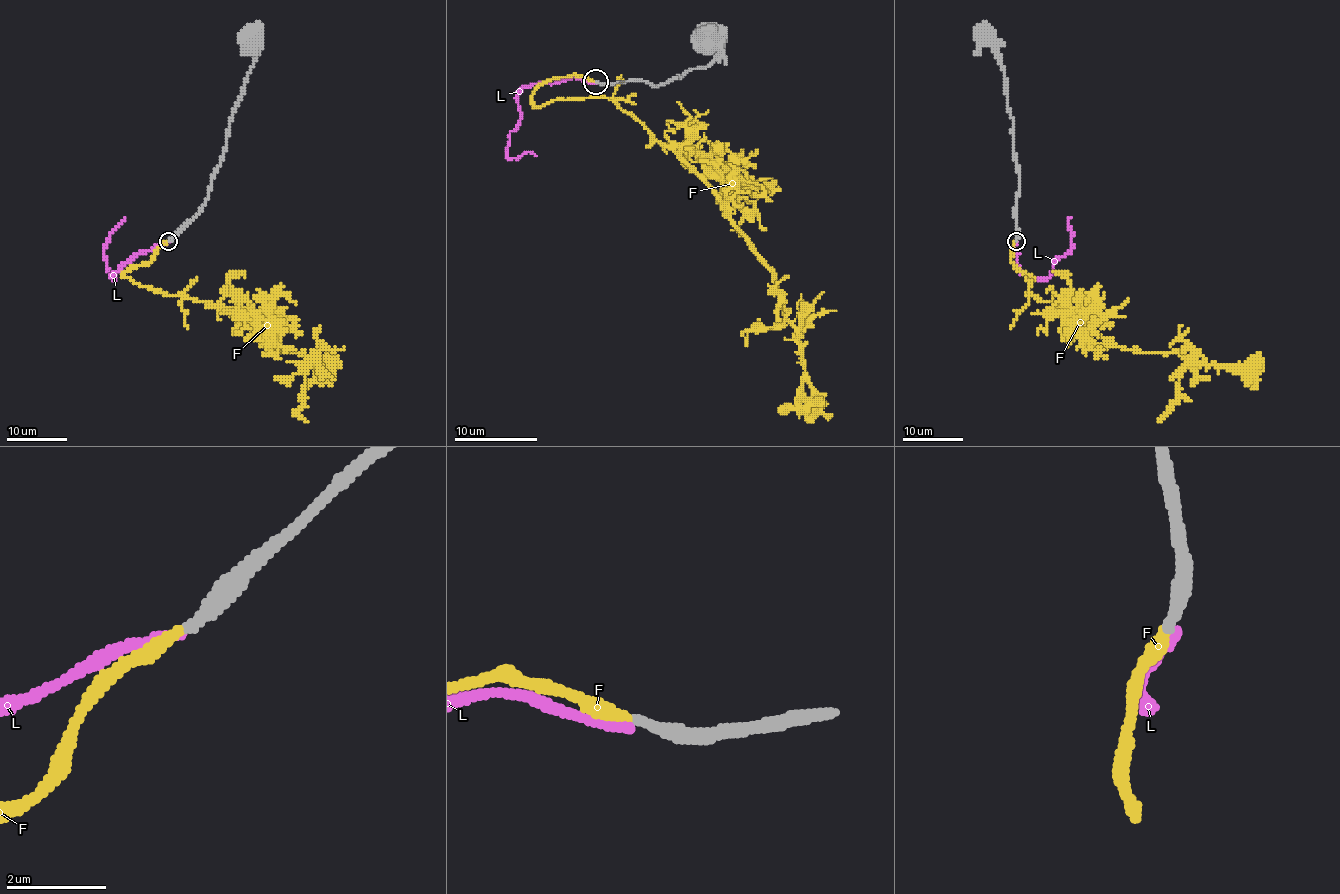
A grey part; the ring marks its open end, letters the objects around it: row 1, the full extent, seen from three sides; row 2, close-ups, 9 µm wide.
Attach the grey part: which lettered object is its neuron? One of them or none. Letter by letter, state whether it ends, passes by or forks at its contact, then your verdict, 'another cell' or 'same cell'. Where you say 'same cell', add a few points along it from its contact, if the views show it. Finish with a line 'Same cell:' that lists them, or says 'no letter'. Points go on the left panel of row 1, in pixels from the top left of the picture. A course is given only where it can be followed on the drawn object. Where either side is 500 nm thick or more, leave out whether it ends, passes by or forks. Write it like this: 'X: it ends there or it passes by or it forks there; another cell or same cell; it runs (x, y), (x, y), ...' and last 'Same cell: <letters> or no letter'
F: it ends there; same cell; it runs (168, 240), (150, 260), (122, 275), (170, 296), (207, 300), (266, 345), (302, 351), (320, 368), (301, 388)
L: it ends there; another cell
Same cell: F

